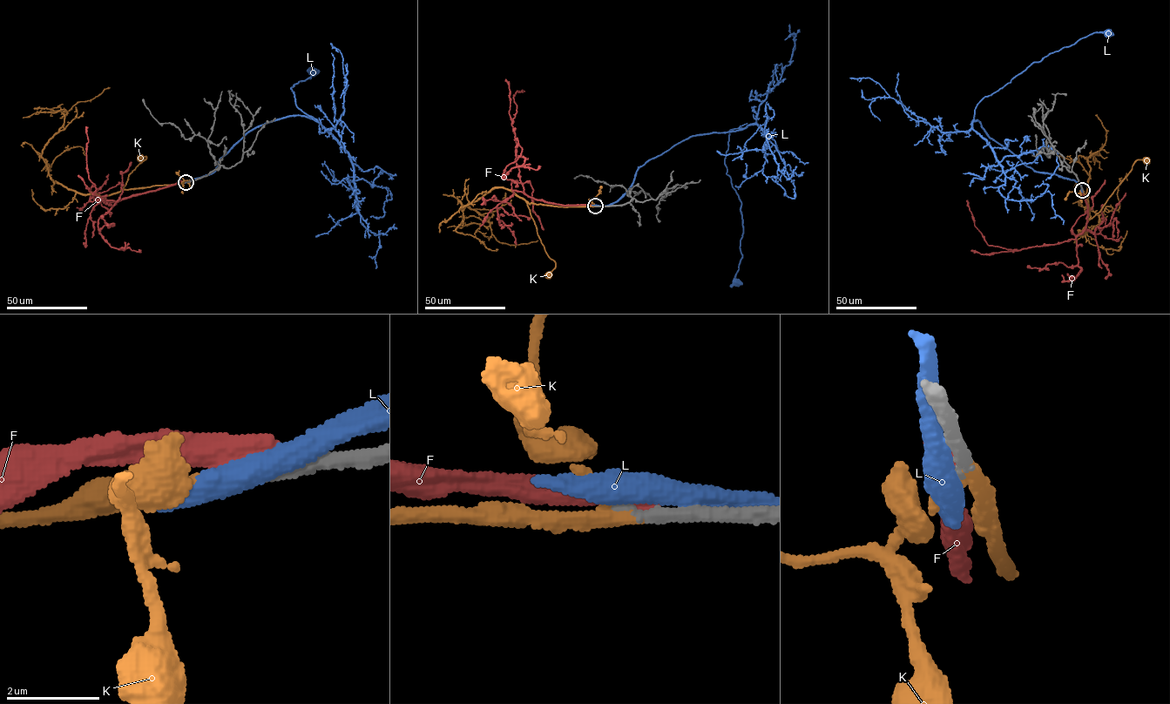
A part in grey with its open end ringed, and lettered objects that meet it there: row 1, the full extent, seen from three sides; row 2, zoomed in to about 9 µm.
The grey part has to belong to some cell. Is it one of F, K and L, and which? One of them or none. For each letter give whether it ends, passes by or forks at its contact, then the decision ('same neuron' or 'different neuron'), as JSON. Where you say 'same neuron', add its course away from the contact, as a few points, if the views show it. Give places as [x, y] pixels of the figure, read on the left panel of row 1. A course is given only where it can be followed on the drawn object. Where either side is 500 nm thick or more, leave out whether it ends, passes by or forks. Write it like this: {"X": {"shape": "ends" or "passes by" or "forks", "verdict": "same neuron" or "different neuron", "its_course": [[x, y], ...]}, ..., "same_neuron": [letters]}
{"F": {"verdict": "different neuron"}, "K": {"shape": "passes by", "verdict": "same neuron", "its_course": [[185, 182], [121, 189], [118, 192], [128, 175], [146, 157], [140, 158]]}, "L": {"shape": "passes by", "verdict": "different neuron"}, "same_neuron": ["K"]}

